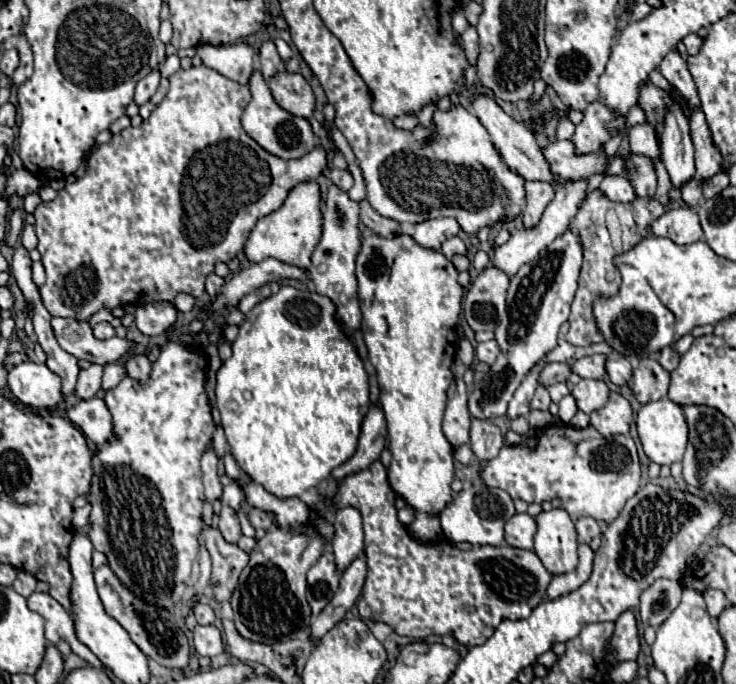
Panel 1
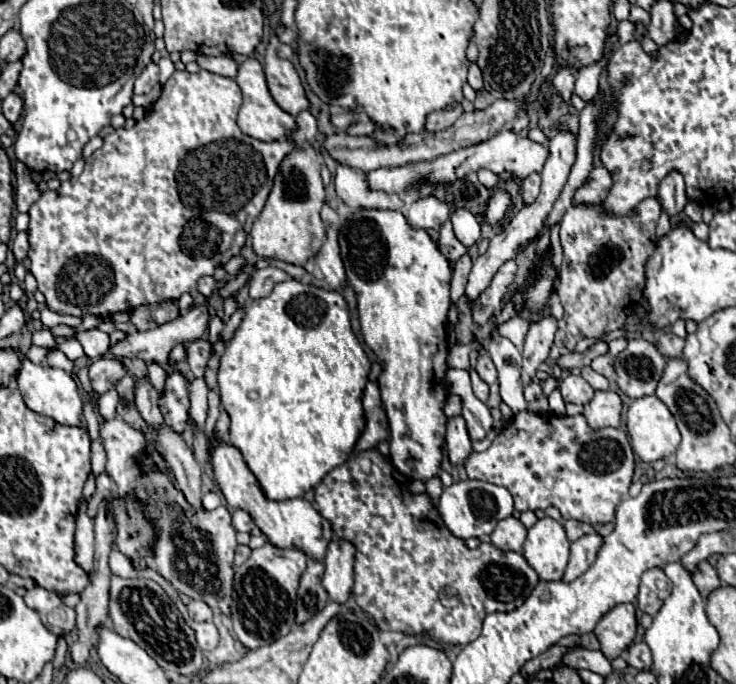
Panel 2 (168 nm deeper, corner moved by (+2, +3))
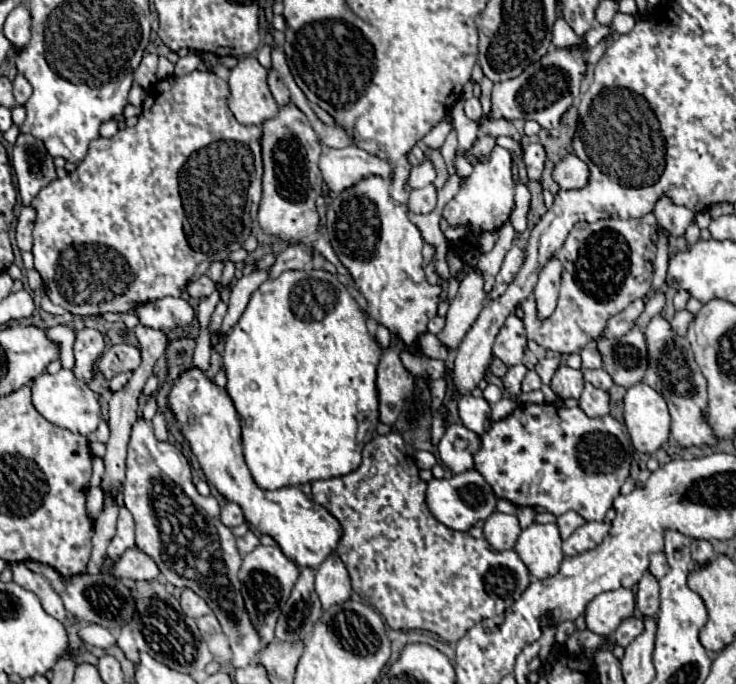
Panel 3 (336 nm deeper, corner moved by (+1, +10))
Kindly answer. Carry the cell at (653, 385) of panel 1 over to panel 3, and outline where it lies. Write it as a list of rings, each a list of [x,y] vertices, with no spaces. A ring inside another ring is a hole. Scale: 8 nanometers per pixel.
[[[638,328],[620,338],[600,338],[596,348],[602,356],[602,368],[610,374],[614,384],[632,386],[644,378],[646,370],[646,344]]]

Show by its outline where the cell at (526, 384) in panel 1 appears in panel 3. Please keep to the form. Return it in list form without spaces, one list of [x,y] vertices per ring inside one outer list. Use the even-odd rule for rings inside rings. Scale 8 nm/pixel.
[[[554,256],[554,258],[550,258],[550,262],[546,262],[546,266],[538,274],[538,282],[534,286],[534,296],[536,296],[540,318],[548,318],[556,308],[558,288],[560,288],[560,272],[562,272],[562,264]]]

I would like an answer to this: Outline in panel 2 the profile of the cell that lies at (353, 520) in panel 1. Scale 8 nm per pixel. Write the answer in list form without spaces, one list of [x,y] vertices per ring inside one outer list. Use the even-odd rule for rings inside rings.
[[[335,537],[329,543],[325,565],[327,569],[323,575],[323,587],[333,601],[345,603],[353,587],[353,545]]]

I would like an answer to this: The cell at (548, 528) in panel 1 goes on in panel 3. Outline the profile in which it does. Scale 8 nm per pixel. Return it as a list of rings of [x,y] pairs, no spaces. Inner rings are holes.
[[[556,524],[528,526],[518,536],[514,550],[526,564],[530,576],[536,576],[538,580],[554,576],[564,558],[562,538]]]

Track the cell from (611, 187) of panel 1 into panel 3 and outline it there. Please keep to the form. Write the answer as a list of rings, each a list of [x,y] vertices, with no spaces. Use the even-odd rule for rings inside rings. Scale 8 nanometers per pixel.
[[[568,154],[554,164],[552,178],[562,190],[582,188],[588,182],[588,166],[582,160],[578,160],[574,154]]]

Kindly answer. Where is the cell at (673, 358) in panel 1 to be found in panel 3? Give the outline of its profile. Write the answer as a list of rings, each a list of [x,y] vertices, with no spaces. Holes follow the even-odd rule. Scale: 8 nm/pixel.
[[[678,310],[676,316],[674,316],[674,320],[672,320],[672,328],[674,328],[678,334],[684,336],[692,318],[694,318],[694,314],[690,314],[688,310]]]

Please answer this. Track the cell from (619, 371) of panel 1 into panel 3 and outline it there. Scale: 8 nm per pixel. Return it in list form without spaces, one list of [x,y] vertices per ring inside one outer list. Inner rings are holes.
[[[588,344],[580,350],[580,356],[582,356],[582,368],[580,370],[592,370],[592,368],[602,368],[602,360],[600,360],[600,354],[598,350]]]

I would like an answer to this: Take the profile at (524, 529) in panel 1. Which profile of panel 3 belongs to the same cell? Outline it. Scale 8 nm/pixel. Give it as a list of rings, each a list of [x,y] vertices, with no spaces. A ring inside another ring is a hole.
[[[494,512],[490,514],[490,518],[486,518],[484,522],[484,538],[488,540],[488,544],[494,550],[510,550],[514,548],[514,542],[520,536],[520,526],[518,526],[518,518],[510,516],[510,514],[502,514],[502,512]]]

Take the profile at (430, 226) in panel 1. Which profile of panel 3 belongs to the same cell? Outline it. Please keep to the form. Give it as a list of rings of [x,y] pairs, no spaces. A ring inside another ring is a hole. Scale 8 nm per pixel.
[[[424,186],[423,188],[414,188],[410,190],[408,198],[408,208],[414,214],[428,214],[436,206],[436,188]]]

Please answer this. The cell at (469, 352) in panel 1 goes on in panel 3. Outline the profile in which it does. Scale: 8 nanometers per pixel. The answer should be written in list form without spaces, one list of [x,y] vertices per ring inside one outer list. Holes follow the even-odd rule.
[[[466,394],[458,400],[458,416],[460,416],[460,422],[470,428],[472,432],[476,434],[484,434],[492,420],[490,420],[490,406],[484,398],[476,398],[472,394]]]

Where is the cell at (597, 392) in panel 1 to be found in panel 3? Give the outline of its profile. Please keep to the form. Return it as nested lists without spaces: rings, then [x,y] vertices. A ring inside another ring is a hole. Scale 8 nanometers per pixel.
[[[562,364],[556,374],[552,376],[552,382],[550,382],[550,388],[554,390],[554,394],[562,400],[566,398],[578,398],[580,392],[582,392],[582,386],[584,386],[584,380],[582,380],[582,372],[580,370],[574,370],[566,364]]]

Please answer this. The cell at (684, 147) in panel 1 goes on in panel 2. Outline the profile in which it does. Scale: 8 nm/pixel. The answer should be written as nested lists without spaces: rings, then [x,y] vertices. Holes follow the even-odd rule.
[[[677,169],[669,171],[667,177],[661,181],[659,185],[659,201],[661,207],[669,213],[669,215],[677,215],[683,211],[687,197],[685,197],[685,183],[681,173],[677,173]]]

